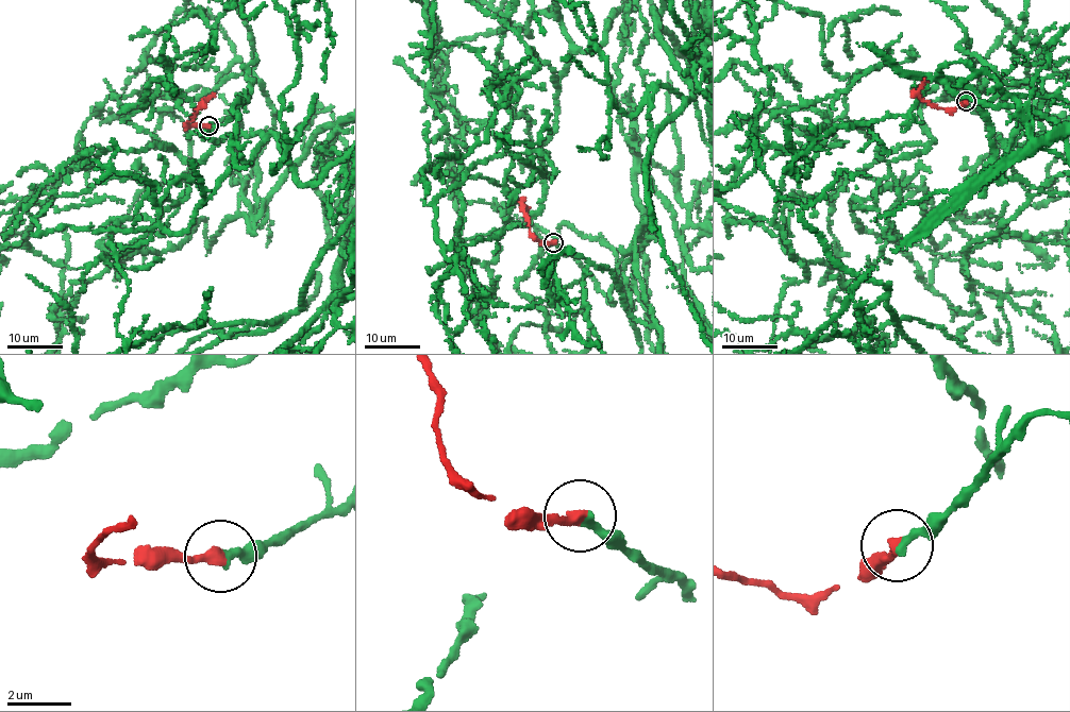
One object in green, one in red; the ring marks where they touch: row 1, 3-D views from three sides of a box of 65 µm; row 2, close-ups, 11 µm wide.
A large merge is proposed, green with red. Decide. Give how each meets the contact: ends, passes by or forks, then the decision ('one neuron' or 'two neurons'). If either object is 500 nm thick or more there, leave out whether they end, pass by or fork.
green ends | red ends | one neuron

